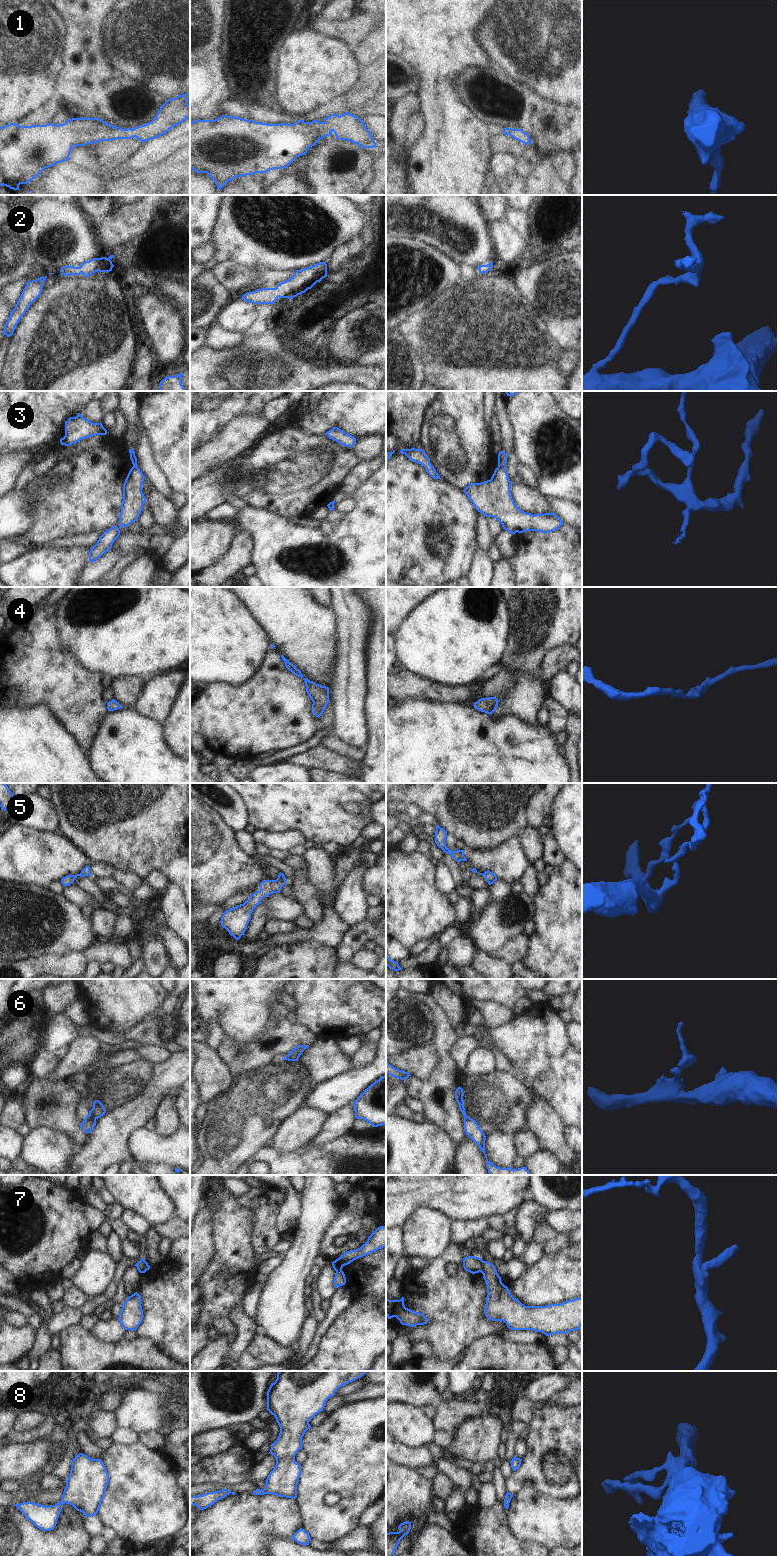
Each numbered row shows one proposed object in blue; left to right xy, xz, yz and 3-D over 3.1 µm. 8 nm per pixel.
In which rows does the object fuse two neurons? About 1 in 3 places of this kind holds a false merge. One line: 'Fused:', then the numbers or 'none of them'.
Fused: 7

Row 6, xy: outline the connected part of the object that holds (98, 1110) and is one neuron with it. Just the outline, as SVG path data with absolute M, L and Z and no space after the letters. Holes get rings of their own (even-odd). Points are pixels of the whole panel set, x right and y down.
M99 1100L93 1102L93 1108L86 1115L84 1121L80 1124L80 1127L86 1132L91 1133L94 1126L96 1125L96 1120L103 1116L106 1110L103 1104Z

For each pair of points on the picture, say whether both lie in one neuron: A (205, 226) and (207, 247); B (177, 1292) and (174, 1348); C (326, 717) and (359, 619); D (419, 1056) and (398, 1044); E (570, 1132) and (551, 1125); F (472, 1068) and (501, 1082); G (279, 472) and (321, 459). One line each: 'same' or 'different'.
A: different
B: same
C: different
D: different
E: different
F: different
G: same

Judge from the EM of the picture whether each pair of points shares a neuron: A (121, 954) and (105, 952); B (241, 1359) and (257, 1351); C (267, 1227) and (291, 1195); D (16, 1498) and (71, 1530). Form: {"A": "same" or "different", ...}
{"A": "same", "B": "different", "C": "different", "D": "different"}

